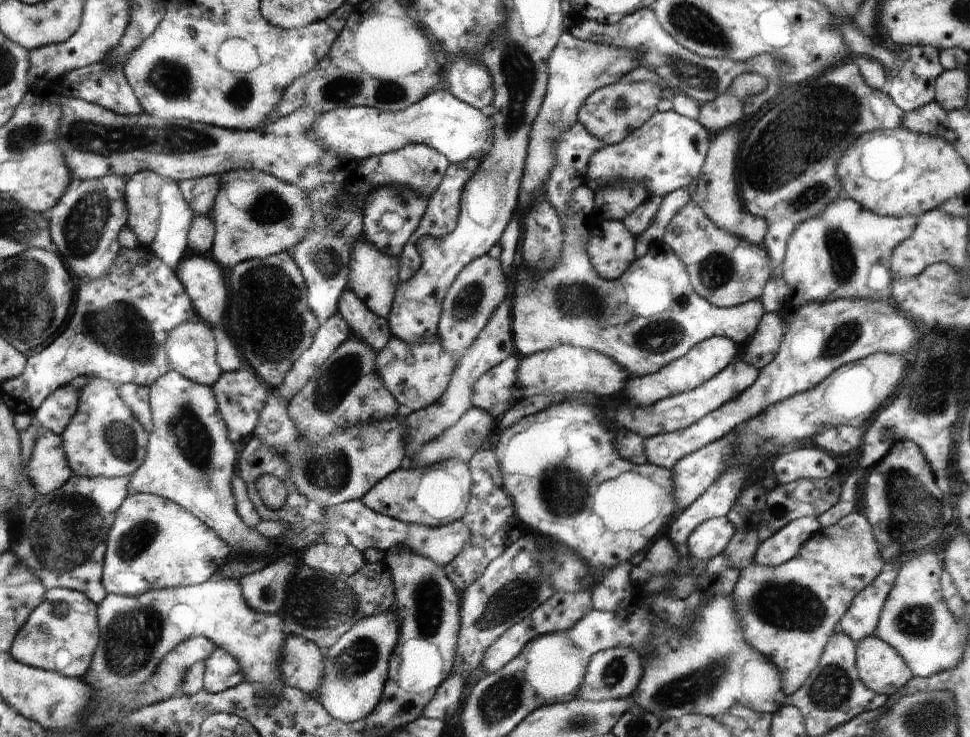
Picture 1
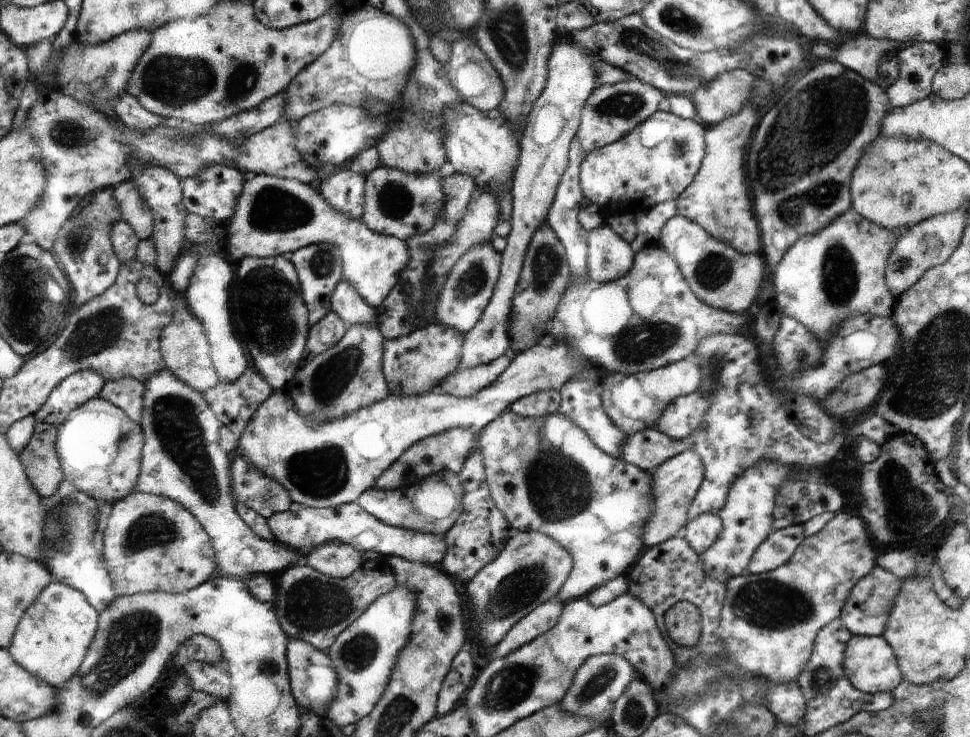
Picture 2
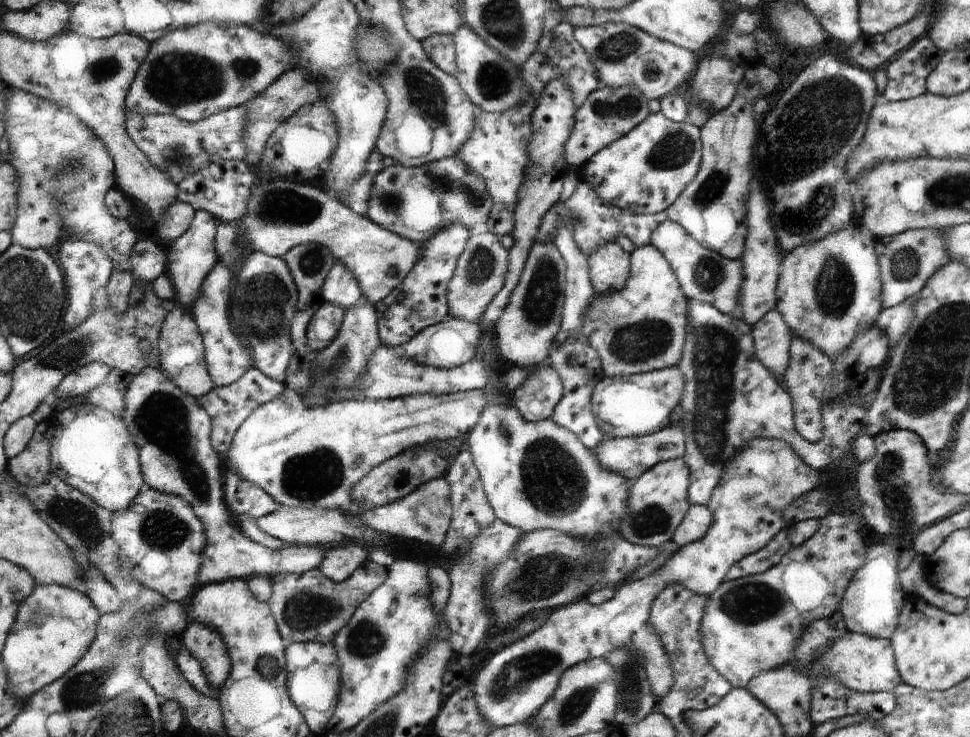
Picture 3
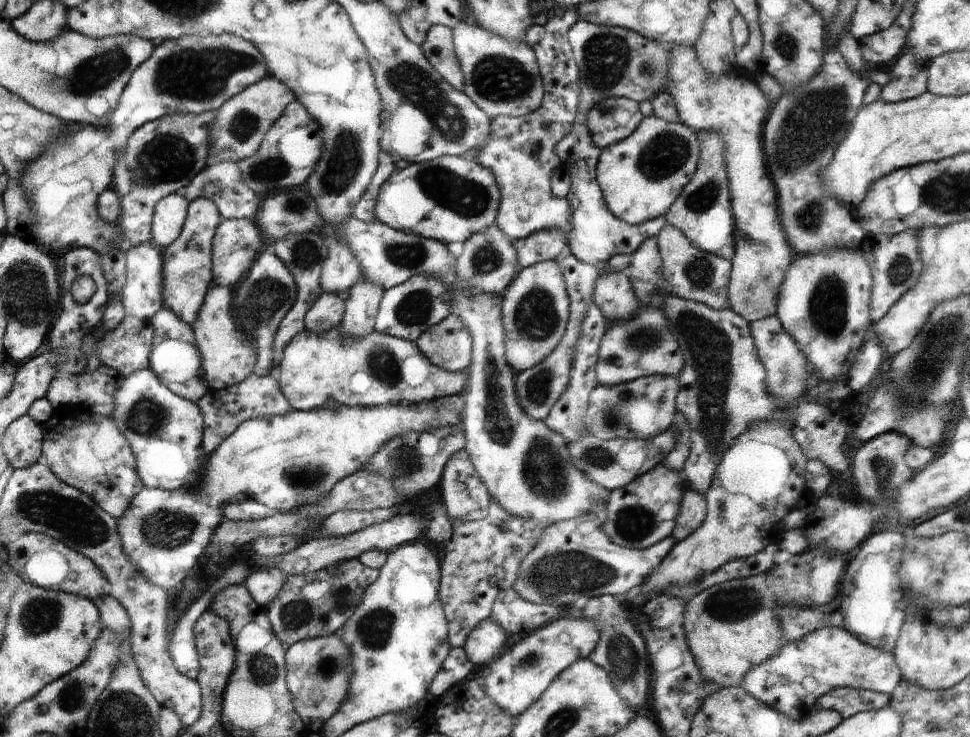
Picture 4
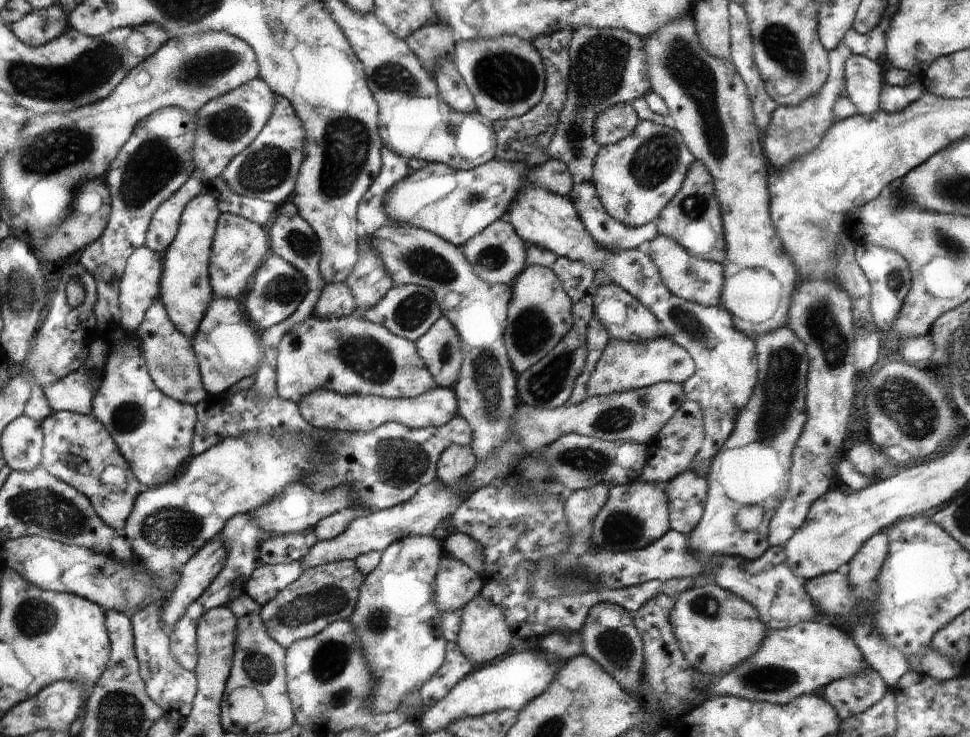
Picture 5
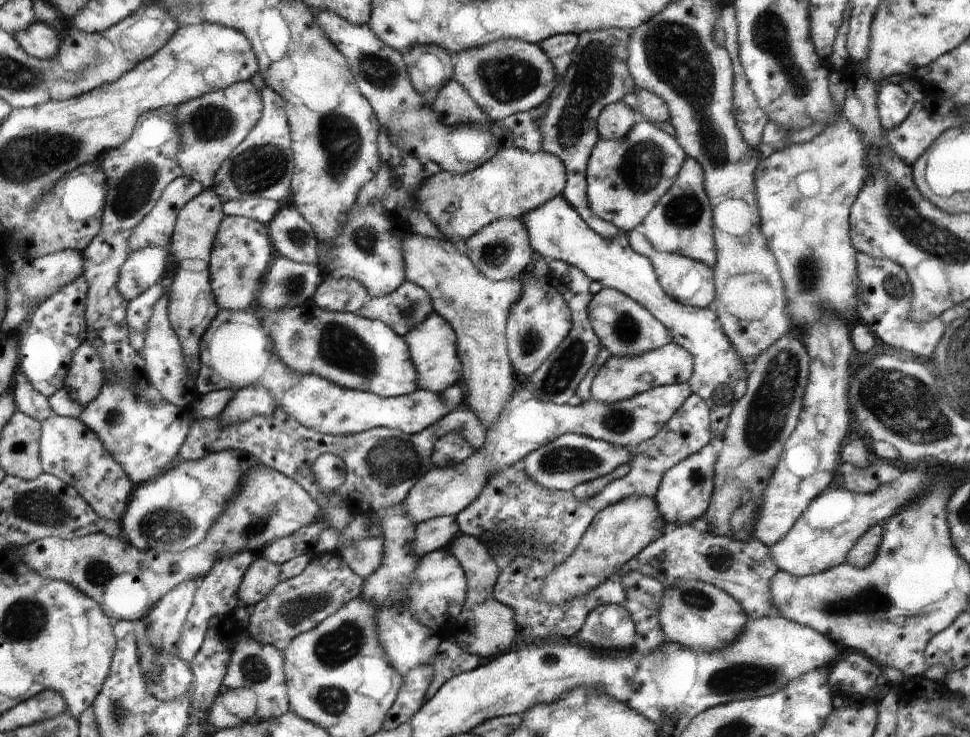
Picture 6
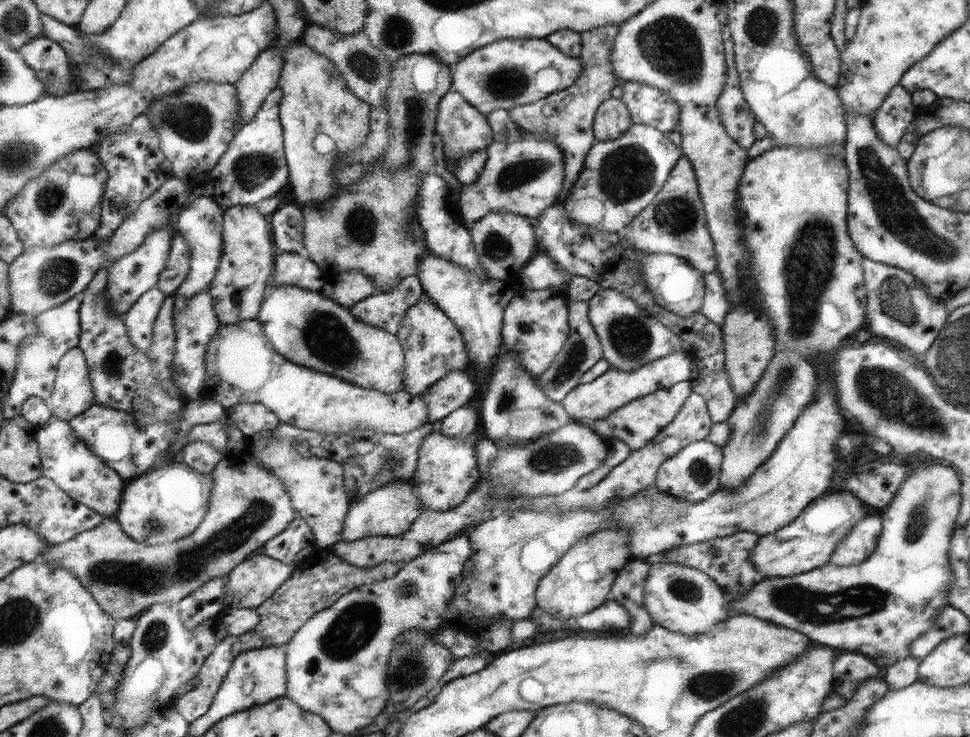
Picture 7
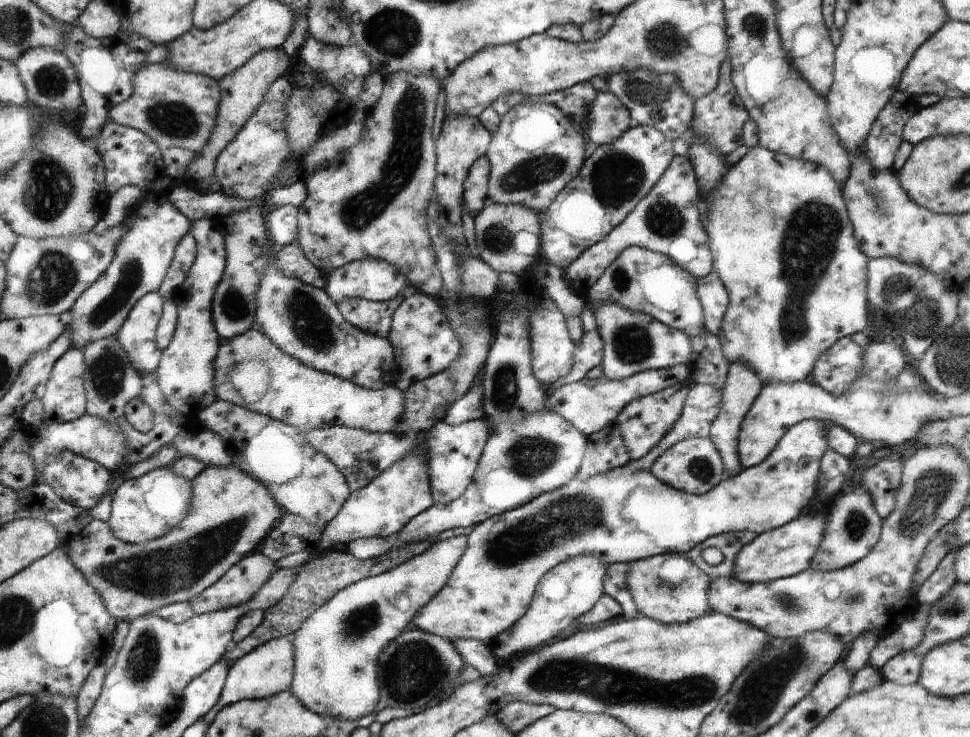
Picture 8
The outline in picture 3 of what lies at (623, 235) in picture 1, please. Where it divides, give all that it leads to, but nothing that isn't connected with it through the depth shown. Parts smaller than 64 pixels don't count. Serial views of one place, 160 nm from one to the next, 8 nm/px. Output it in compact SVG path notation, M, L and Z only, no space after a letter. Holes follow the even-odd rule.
M616 242L603 244L588 257L589 278L595 295L624 290L631 277L631 254Z

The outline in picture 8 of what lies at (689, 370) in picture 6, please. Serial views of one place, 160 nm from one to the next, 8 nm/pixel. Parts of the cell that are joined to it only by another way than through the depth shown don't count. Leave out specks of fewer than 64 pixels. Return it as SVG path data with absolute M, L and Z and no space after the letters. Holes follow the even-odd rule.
M678 365L667 369L642 371L634 377L622 380L612 380L604 375L595 379L589 379L586 376L575 383L568 383L549 391L547 408L562 415L569 423L572 423L572 426L590 438L591 434L616 421L619 412L632 400L655 394L655 392L672 386L675 382L688 381L689 374L687 365Z

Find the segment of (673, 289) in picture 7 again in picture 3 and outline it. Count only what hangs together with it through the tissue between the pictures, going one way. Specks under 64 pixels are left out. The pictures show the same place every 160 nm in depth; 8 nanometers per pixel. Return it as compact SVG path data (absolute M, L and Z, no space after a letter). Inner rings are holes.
M667 220L651 234L651 244L671 264L679 286L687 299L693 299L714 306L728 315L739 314L739 293L743 283L743 263L728 259L693 239L678 223Z

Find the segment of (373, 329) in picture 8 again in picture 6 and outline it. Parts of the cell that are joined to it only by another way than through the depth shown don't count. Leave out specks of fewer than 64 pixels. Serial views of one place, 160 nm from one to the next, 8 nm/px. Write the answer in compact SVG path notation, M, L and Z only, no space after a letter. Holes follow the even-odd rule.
M405 280L394 293L383 297L371 296L357 314L385 322L396 334L403 336L426 320L432 312L434 304L431 302L431 295L423 287Z

